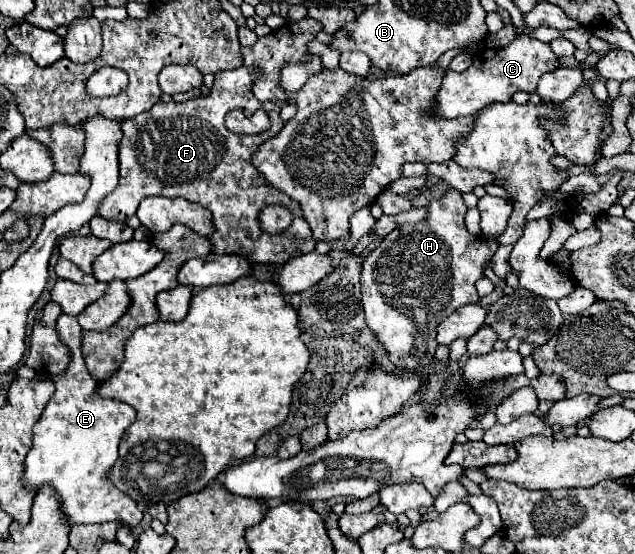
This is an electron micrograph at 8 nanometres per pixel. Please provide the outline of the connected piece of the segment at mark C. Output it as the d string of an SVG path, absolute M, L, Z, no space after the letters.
M519 34L511 44L503 48L483 48L473 58L473 64L465 72L447 70L441 90L437 94L435 114L441 118L459 118L477 114L479 110L495 104L495 102L509 102L511 96L519 90L533 92L541 74L555 70L559 66L559 58L553 54L551 46Z

